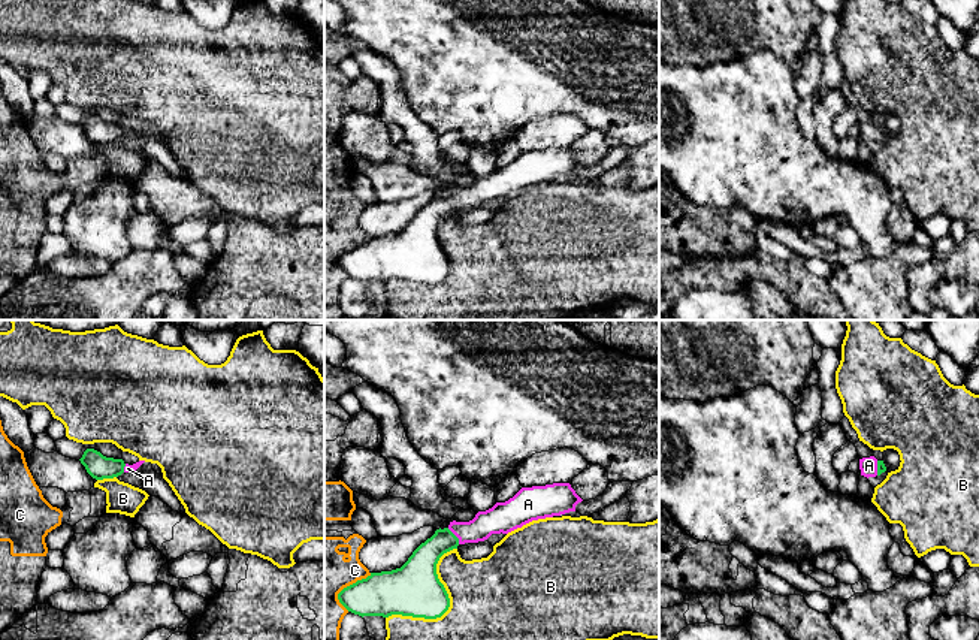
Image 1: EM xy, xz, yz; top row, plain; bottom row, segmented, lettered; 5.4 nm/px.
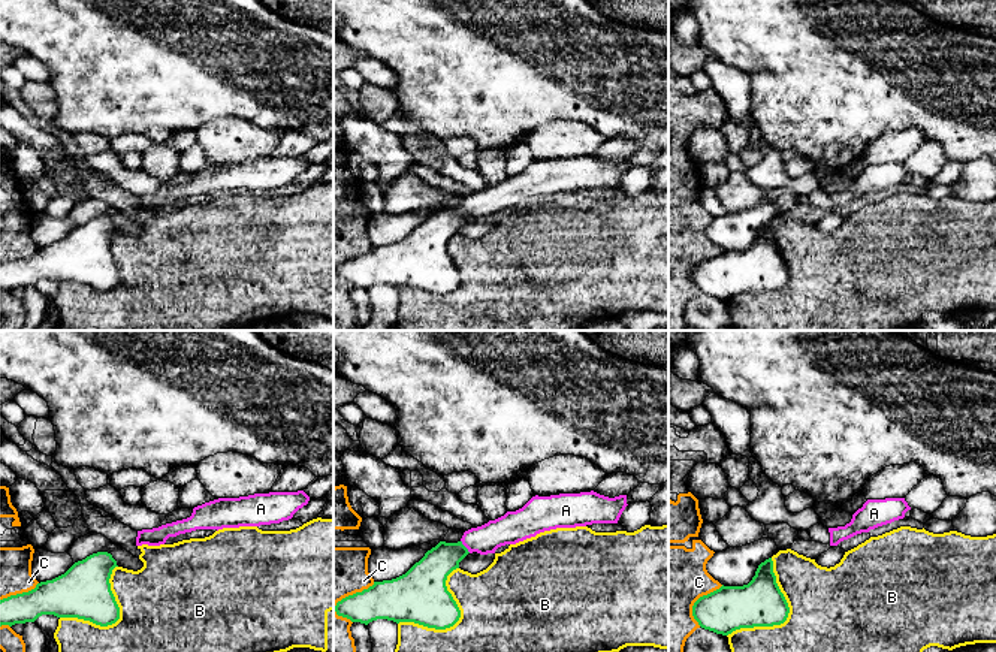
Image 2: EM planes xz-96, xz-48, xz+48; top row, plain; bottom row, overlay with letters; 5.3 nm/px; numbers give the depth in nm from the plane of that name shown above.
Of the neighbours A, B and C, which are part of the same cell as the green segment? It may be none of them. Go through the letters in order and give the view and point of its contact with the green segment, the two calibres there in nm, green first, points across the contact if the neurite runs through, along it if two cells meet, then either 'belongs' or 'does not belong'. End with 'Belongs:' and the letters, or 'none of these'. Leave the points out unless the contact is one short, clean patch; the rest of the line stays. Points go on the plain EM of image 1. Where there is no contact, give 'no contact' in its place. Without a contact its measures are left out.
A: xz (455, 201) | 160/150 nm | across xz (420, 232), (447, 204), (455, 201), (498, 184) | belongs
B: xz (449, 271) | 280/500 nm | does not belong
C: xz (347, 251) | 240/260 nm | does not belong
Belongs: A

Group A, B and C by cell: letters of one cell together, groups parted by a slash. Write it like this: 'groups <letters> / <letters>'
groups A / B / C

